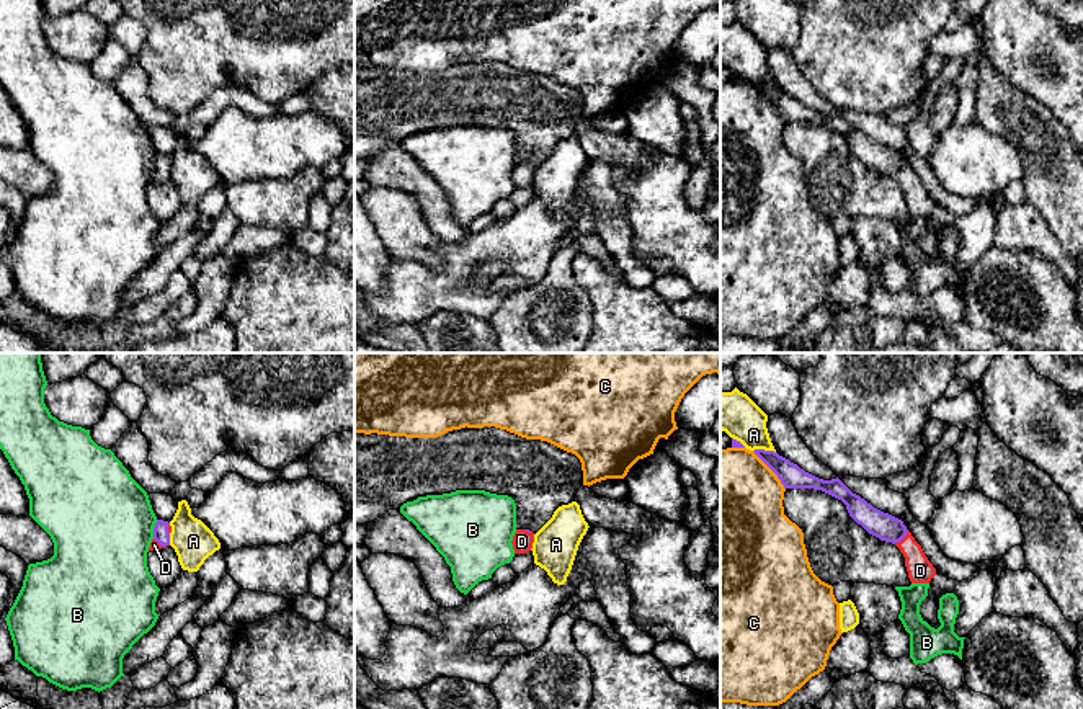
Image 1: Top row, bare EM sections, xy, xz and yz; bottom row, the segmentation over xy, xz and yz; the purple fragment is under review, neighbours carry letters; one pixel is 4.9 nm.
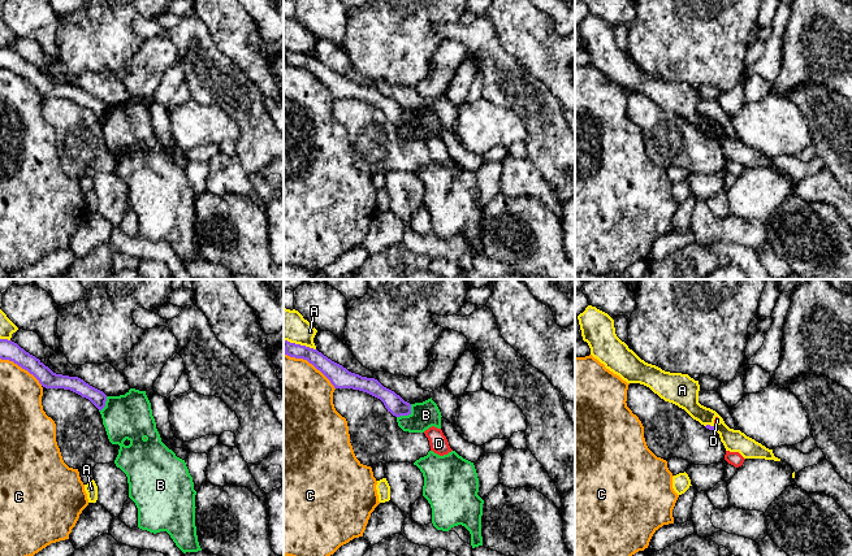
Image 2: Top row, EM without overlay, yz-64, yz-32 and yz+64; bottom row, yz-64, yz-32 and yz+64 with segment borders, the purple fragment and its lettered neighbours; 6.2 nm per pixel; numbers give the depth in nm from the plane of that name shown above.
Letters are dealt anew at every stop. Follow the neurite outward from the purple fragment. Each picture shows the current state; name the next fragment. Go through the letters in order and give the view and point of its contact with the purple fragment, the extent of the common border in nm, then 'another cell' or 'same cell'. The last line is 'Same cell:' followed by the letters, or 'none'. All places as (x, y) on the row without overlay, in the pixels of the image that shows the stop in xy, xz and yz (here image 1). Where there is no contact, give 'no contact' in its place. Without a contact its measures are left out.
A: meets purple in yz at (763, 84); contact 110 nm long; another cell
B: meets purple in xy at (154, 164); contact 100 nm long; another cell
C: meets purple in yz at (771, 103); contact 260 nm long; another cell
D: meets purple in yz at (902, 172); contact 100 nm long; same cell
Same cell: D

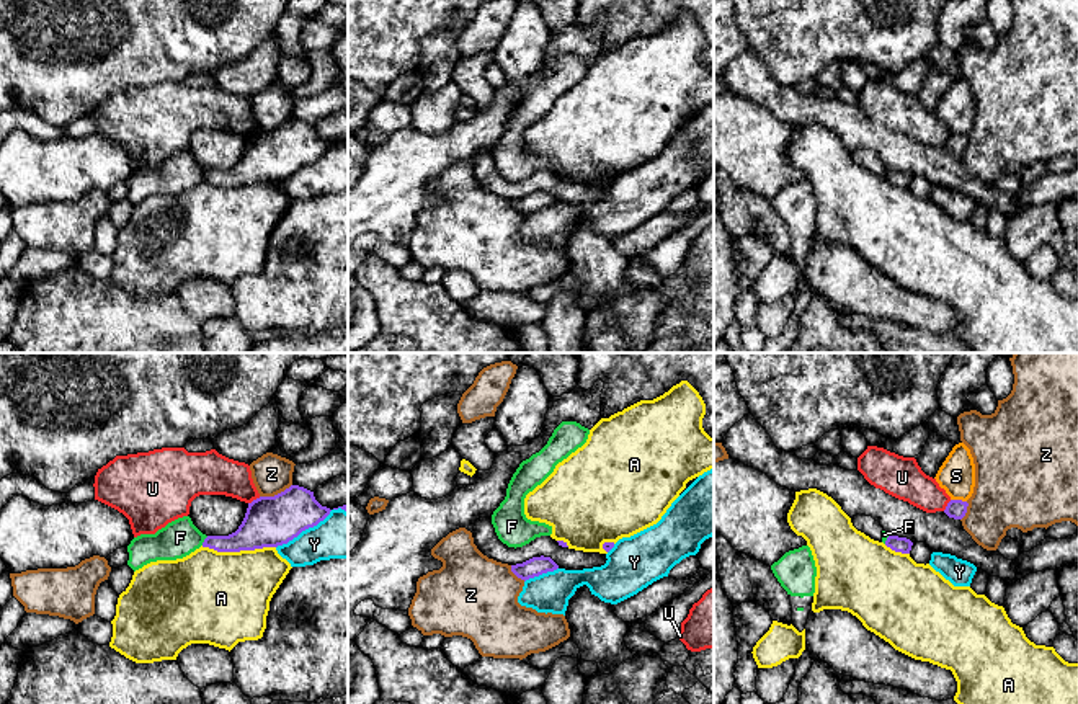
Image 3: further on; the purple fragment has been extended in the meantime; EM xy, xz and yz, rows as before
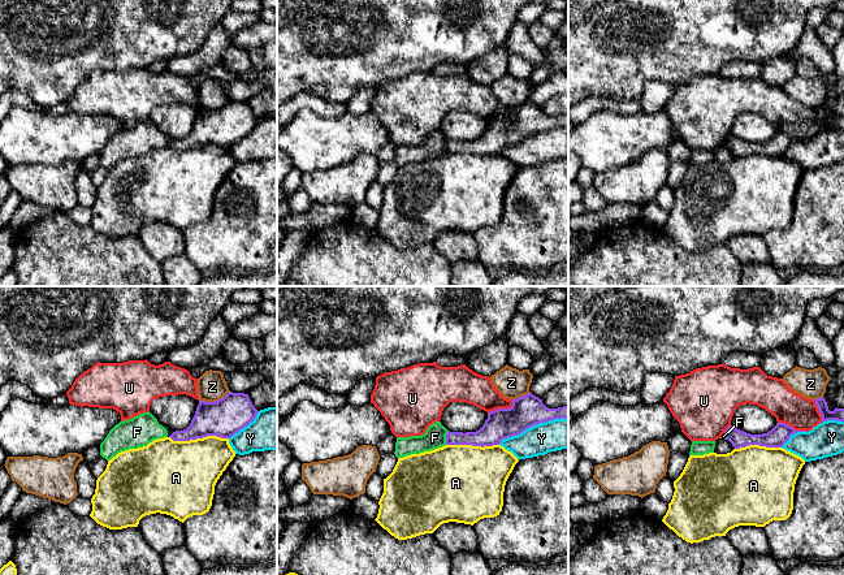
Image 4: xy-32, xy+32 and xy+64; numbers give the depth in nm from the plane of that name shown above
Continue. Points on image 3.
A: meets purple in xy at (239, 185); contact 360 nm long; another cell
F: meets purple in xy at (204, 175); contact 60 nm long; another cell
S: meets purple in yz at (959, 134); contact 80 nm long; another cell
U: meets purple in xy at (253, 134); contact 70 nm long; another cell
Y: meets purple in xy at (311, 160); contact 400 nm long; another cell
Z: meets purple in xy at (275, 129); contact 170 nm long; another cell
Same cell: none

